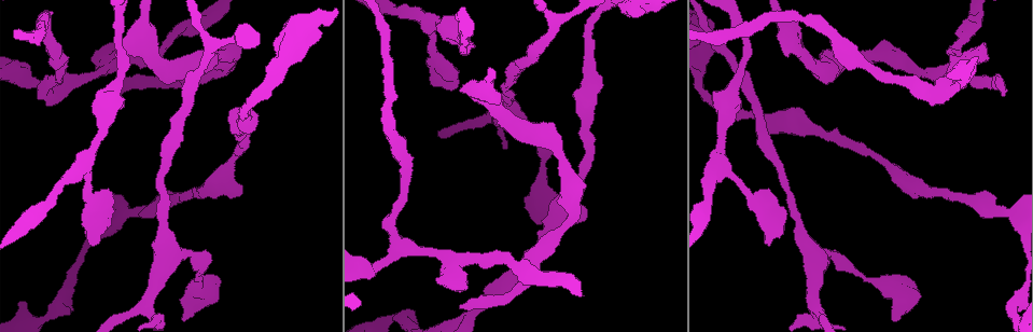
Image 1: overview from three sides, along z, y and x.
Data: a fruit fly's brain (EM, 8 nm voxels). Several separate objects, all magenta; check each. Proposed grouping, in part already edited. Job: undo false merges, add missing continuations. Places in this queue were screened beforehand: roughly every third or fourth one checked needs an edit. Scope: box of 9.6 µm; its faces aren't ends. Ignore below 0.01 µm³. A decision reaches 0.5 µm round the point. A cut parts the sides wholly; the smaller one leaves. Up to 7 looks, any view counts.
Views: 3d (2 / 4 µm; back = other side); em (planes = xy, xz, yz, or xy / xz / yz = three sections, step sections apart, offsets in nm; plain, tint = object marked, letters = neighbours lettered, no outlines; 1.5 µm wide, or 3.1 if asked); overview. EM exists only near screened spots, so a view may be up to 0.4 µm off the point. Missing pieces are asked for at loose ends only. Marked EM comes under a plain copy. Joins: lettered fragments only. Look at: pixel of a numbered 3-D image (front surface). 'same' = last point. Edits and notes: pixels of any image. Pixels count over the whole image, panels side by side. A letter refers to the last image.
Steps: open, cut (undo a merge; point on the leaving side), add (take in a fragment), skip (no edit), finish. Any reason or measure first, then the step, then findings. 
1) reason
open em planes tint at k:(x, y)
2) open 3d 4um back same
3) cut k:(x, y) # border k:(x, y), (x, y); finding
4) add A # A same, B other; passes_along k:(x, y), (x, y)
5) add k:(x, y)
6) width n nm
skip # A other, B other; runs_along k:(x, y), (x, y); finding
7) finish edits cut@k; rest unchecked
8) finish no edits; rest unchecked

free end
open em xz step 4 letters at 1:(460, 308)

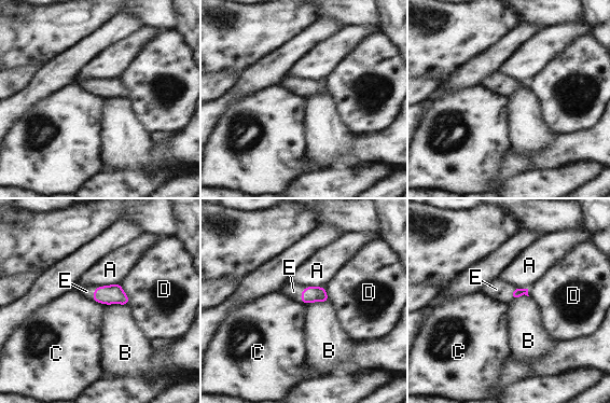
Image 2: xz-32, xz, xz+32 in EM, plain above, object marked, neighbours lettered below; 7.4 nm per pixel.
longest_contact A 200 nm
add E # A other, B other, C other, D other, E same; the cell continues

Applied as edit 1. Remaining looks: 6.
open overview

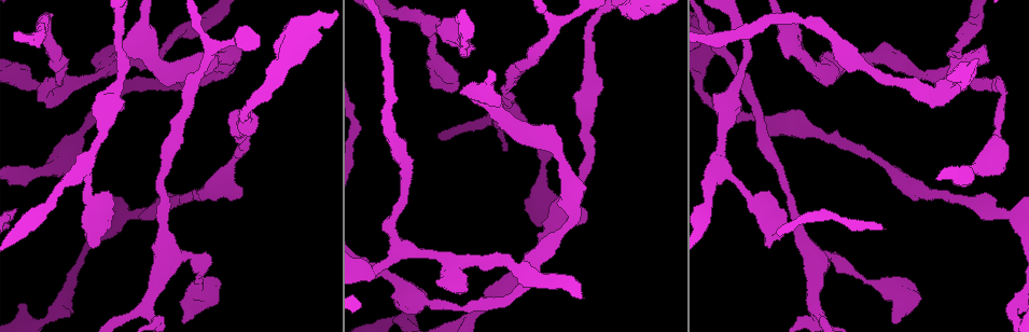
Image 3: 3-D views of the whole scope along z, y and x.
free end
open em planes tint at 3:(894, 322)

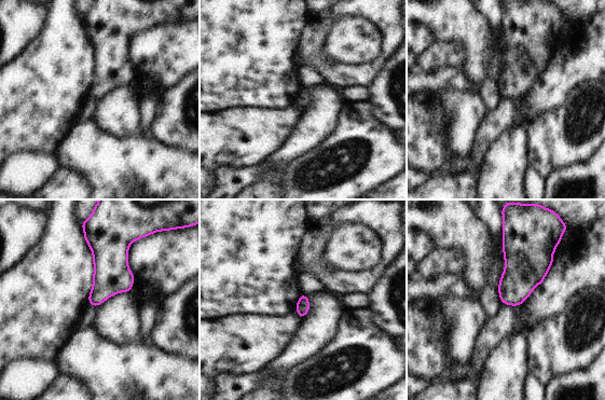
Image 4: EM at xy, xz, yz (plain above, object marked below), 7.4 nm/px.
see the neighbours
open em planes letters same

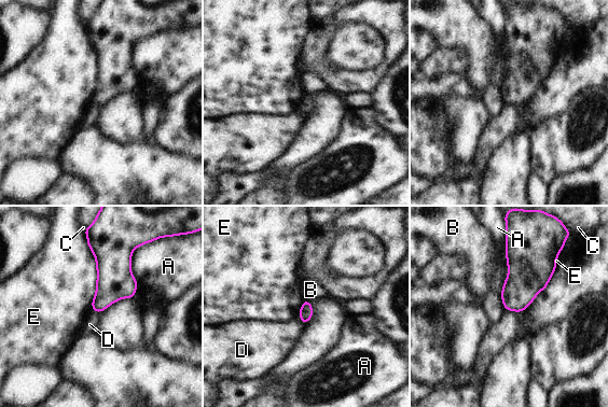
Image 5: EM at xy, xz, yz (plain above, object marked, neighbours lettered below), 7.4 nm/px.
skip # A other, B other, C other, D other, E other; border 5:(299, 313), (299, 318), (304, 324); none of them fits

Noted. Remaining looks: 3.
thick turns thin
open em planes letters at 3:(31, 85)

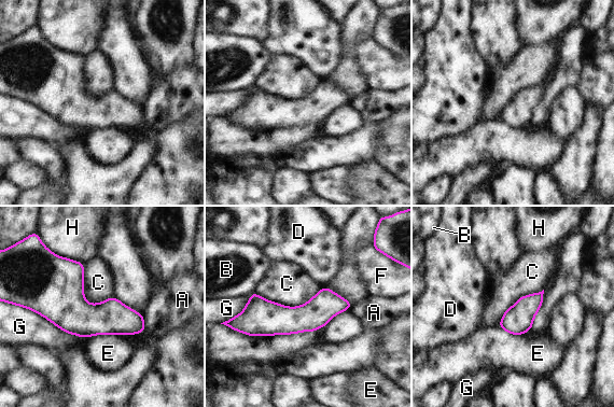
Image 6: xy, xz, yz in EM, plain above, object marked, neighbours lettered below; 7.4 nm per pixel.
skip # A other, B other, C other, D other, E other, F other, G other, H other; border 6:(323, 286), (296, 306), (254, 293); one cell here

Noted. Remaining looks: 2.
finish edits add@2; rest unchecked

